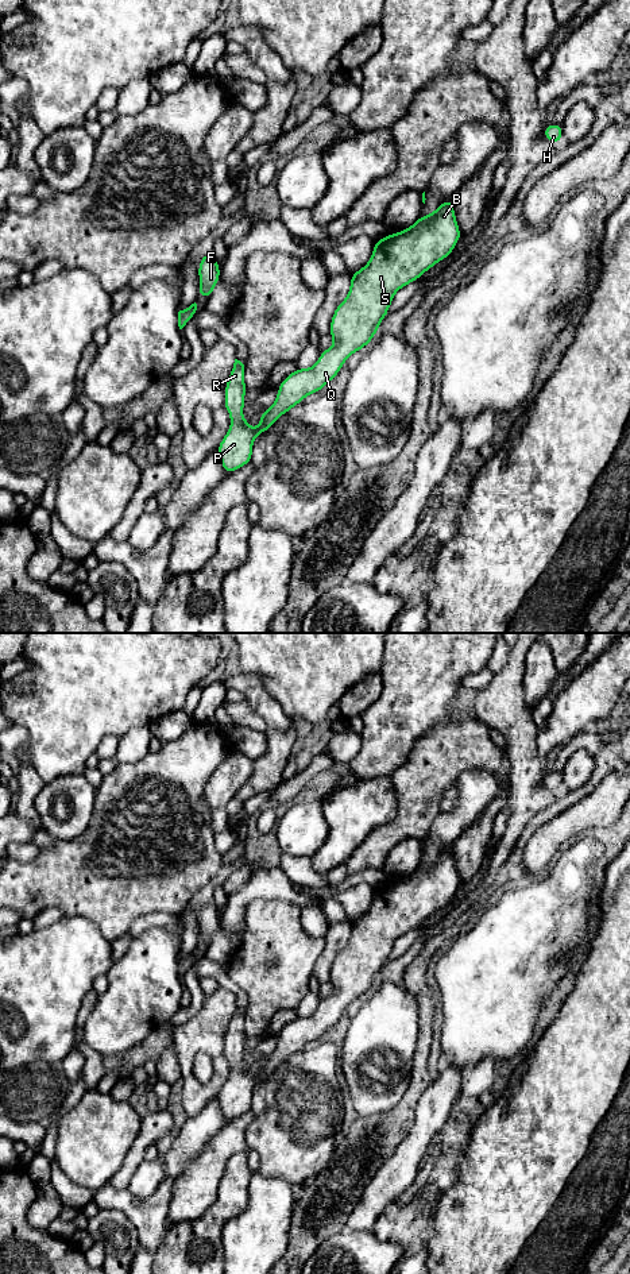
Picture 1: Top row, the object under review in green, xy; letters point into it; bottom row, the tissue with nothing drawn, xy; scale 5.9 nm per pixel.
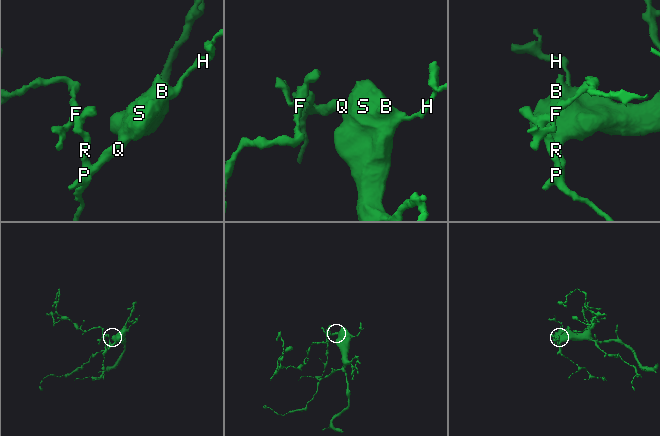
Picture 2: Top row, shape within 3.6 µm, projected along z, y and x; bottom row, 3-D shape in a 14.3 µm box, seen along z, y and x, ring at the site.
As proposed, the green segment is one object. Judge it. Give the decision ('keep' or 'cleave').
keep

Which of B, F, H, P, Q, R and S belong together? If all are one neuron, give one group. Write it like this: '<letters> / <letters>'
B F H P Q R S

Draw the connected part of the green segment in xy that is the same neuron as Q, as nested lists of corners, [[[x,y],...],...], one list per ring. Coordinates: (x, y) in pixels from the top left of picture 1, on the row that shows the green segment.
[[[451,198],[411,227],[376,240],[368,263],[351,275],[348,296],[332,316],[329,333],[335,339],[333,345],[320,354],[313,367],[297,368],[282,381],[275,402],[260,414],[256,428],[250,428],[243,417],[247,391],[244,364],[235,359],[224,398],[231,426],[216,449],[225,474],[248,464],[255,437],[306,395],[321,391],[349,355],[372,340],[395,293],[449,256],[460,238]]]

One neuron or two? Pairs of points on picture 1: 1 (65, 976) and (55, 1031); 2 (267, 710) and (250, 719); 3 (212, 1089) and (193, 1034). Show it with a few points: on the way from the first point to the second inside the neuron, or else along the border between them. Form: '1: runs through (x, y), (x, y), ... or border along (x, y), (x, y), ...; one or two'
1: runs through (55, 989), (55, 1018); one
2: border along (244, 701), (269, 726); two
3: runs through (219, 1074), (219, 1058), (208, 1046); one

